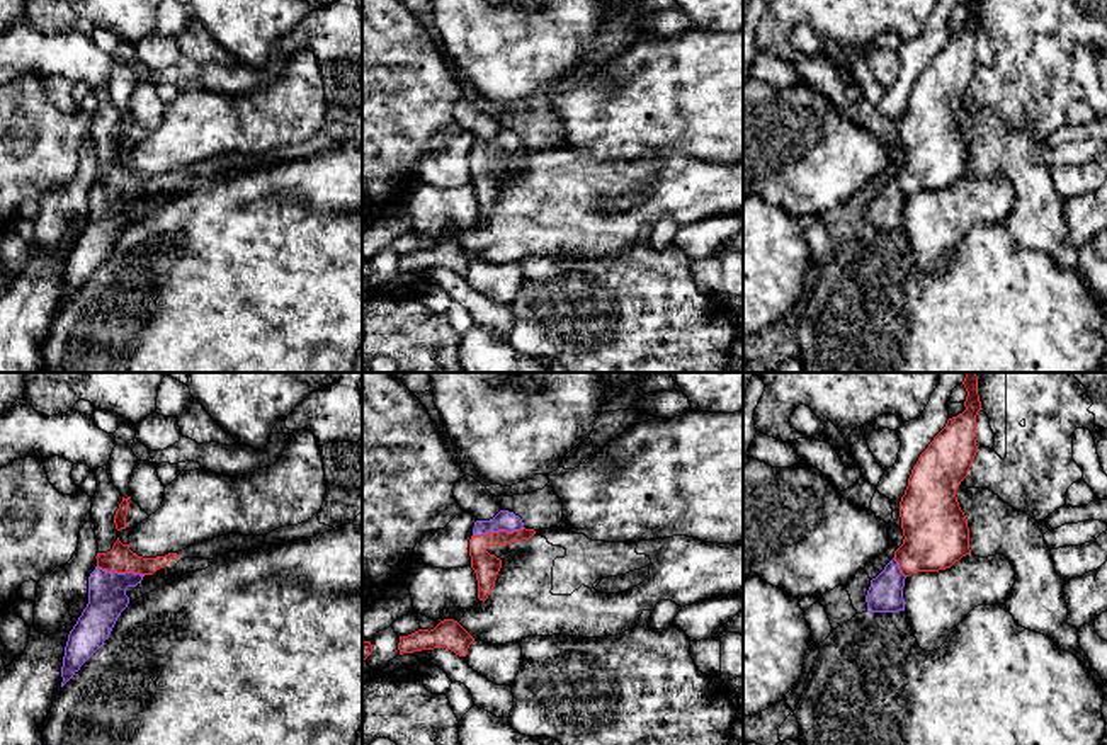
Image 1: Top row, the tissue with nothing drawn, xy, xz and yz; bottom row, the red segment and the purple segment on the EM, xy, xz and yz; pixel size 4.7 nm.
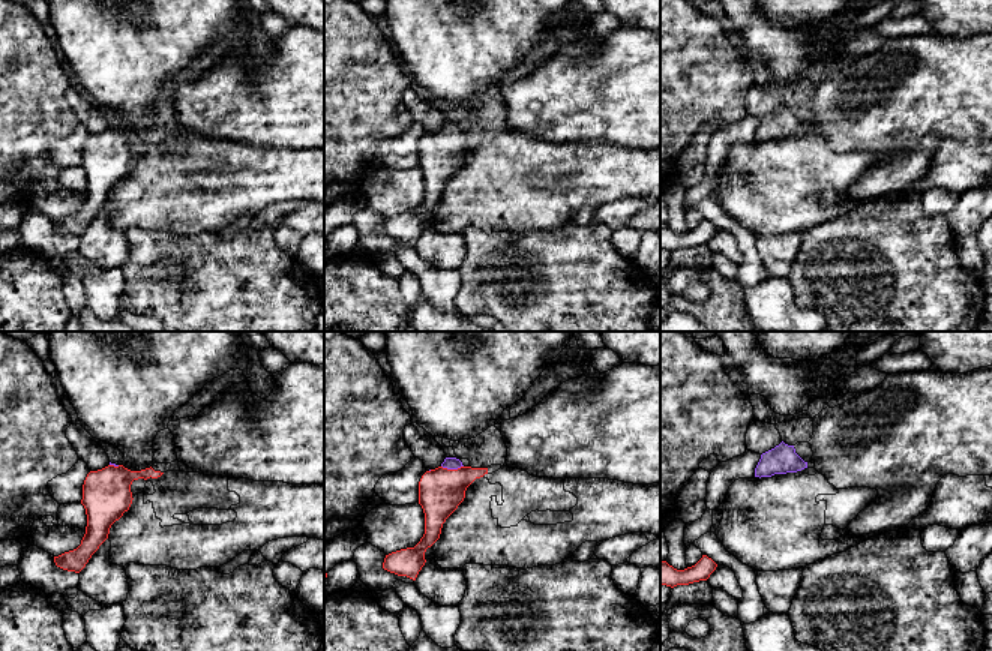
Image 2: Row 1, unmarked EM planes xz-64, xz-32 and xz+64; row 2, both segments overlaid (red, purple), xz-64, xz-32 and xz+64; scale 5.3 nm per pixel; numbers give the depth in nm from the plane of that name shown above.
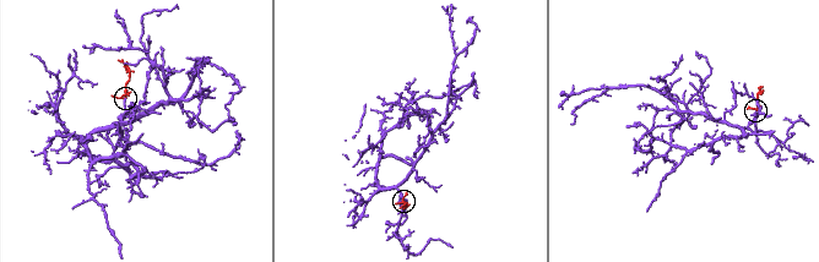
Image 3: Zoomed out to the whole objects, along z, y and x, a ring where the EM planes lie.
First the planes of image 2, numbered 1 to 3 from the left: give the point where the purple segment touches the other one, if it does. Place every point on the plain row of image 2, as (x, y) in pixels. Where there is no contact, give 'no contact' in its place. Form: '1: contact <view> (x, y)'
1: contact xz-64 (113, 129)
2: contact xz-32 (452, 134)
3: no contact

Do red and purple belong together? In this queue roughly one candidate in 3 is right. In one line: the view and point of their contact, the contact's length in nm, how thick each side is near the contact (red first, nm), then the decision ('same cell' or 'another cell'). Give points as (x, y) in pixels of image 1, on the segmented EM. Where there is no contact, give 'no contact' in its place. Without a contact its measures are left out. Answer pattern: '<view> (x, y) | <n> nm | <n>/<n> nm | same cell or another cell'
xz (499, 531) | 260 nm | 120/100 nm | same cell

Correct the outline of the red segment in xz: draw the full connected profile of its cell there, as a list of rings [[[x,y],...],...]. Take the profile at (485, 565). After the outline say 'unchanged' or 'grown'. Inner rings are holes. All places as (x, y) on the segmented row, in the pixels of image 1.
[[[500,510],[490,520],[476,520],[469,539],[471,568],[478,580],[478,599],[486,600],[495,587],[502,560],[486,551],[488,546],[512,544],[514,541],[529,539],[534,529],[525,529],[519,515]]]; grown

